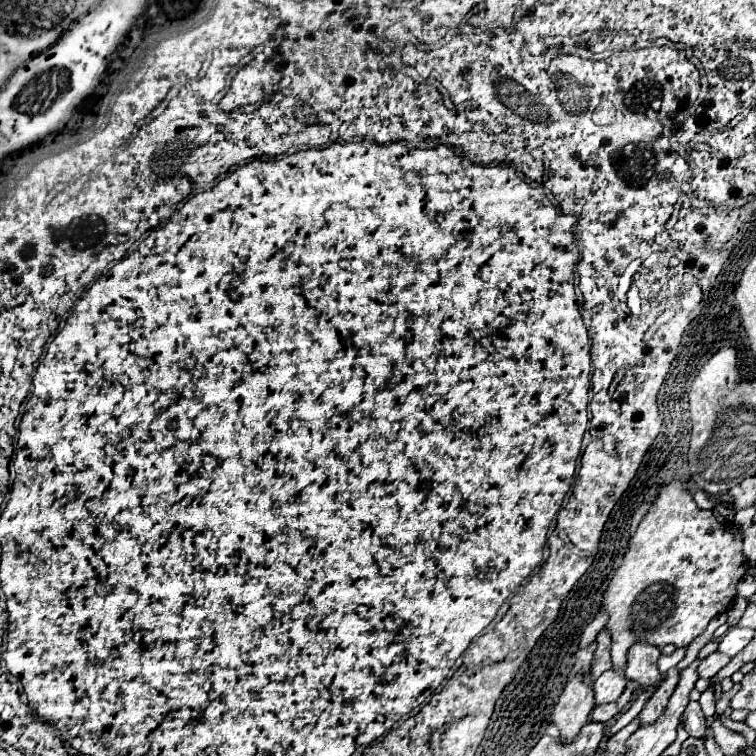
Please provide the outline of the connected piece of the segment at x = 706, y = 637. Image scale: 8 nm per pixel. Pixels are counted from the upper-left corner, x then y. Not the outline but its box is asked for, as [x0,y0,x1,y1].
[679,613,725,671]

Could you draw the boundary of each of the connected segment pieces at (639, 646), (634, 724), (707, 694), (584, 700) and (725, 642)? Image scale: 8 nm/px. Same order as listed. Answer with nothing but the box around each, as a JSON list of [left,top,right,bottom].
[[625,641,661,687],[605,719,639,755],[698,690,716,717],[553,675,595,739],[719,627,755,657]]

